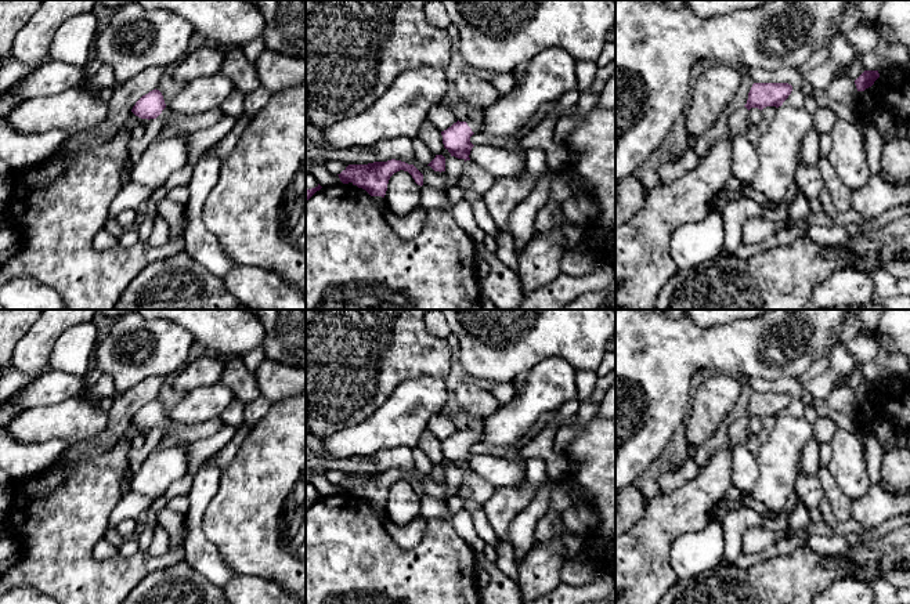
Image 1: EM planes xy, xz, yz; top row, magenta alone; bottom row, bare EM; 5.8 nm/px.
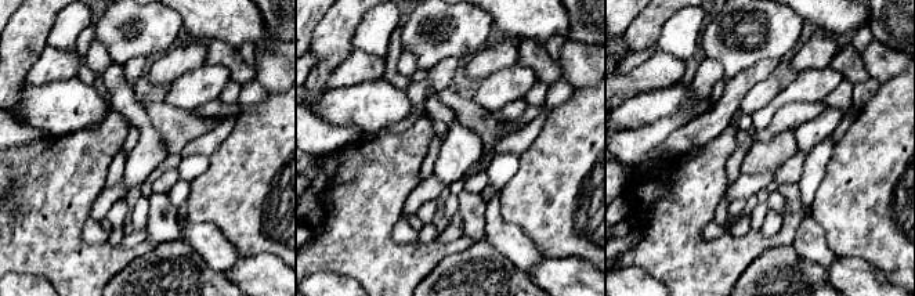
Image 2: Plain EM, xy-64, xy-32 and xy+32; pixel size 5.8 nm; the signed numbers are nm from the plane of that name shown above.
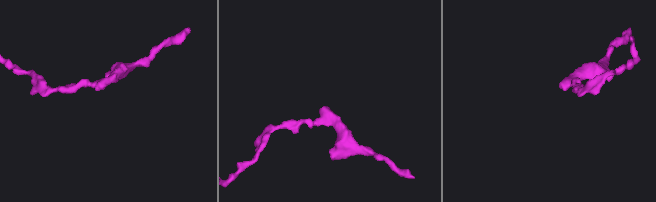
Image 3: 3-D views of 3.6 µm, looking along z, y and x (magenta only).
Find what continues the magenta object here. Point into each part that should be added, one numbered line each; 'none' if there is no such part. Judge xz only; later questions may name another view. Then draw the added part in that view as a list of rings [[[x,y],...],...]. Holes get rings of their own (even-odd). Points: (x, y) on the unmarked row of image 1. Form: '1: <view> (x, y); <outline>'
1: xz (476, 436); [[[470,428],[470,430],[466,430],[466,433],[474,444],[480,442],[485,437],[484,428],[480,431]]]

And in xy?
1: xy (166, 425); [[[166,416],[156,427],[156,431],[160,434],[160,437],[165,437],[173,428],[173,426],[174,423]]]

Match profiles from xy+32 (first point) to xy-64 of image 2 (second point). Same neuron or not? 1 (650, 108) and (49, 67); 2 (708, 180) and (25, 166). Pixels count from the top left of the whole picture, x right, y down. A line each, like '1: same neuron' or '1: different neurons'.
1: different neurons
2: same neuron

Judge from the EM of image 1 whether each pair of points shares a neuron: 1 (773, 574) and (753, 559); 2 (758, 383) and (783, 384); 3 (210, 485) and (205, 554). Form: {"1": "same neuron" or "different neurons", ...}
{"1": "different neurons", "2": "same neuron", "3": "same neuron"}

